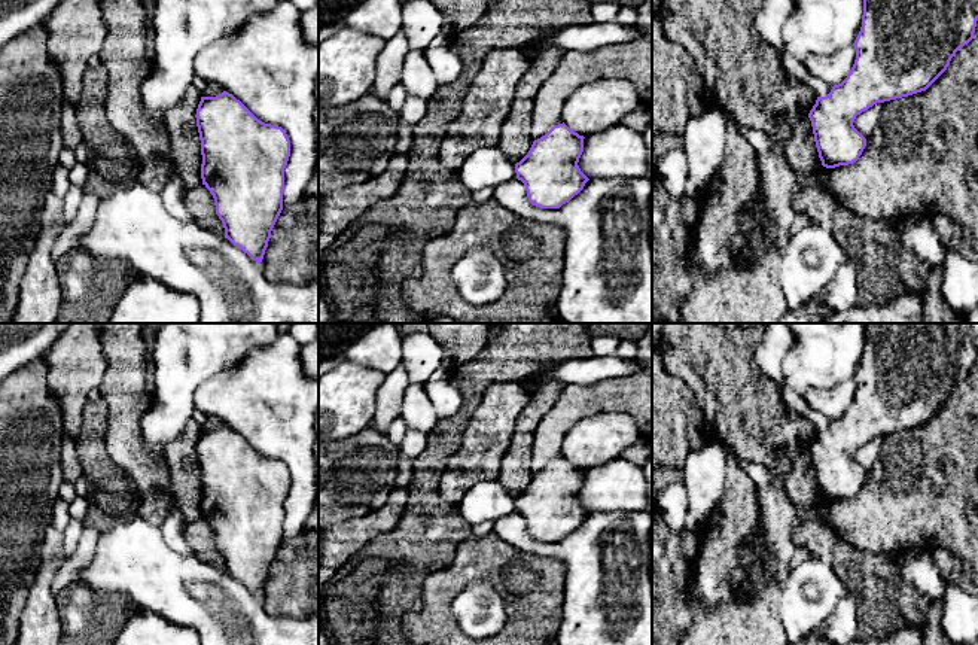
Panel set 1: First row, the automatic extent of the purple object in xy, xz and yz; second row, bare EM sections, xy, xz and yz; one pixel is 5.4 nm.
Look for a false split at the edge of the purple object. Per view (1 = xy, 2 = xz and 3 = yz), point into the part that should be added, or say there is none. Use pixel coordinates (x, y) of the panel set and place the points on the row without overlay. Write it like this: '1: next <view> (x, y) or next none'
1: next none
2: next none
3: next none

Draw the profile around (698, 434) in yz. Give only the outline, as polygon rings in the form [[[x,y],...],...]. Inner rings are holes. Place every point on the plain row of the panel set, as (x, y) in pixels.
[[[664,347],[652,349],[652,469],[659,466],[682,469],[692,450],[701,448],[710,439],[701,410],[692,404],[691,392],[683,381],[667,372]]]

